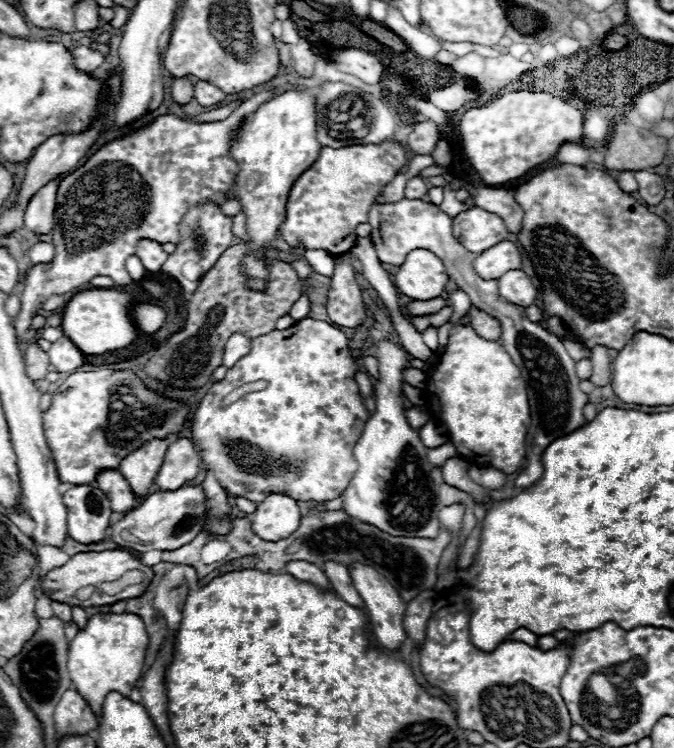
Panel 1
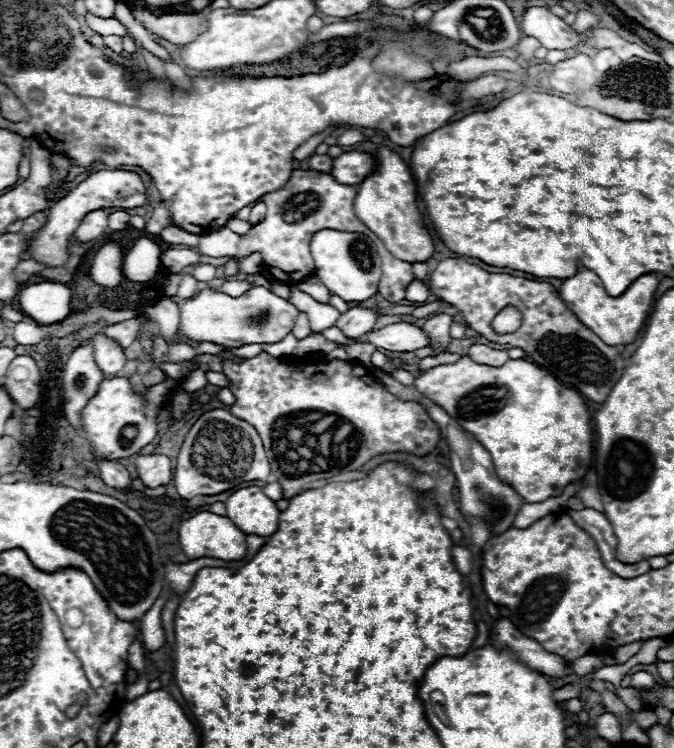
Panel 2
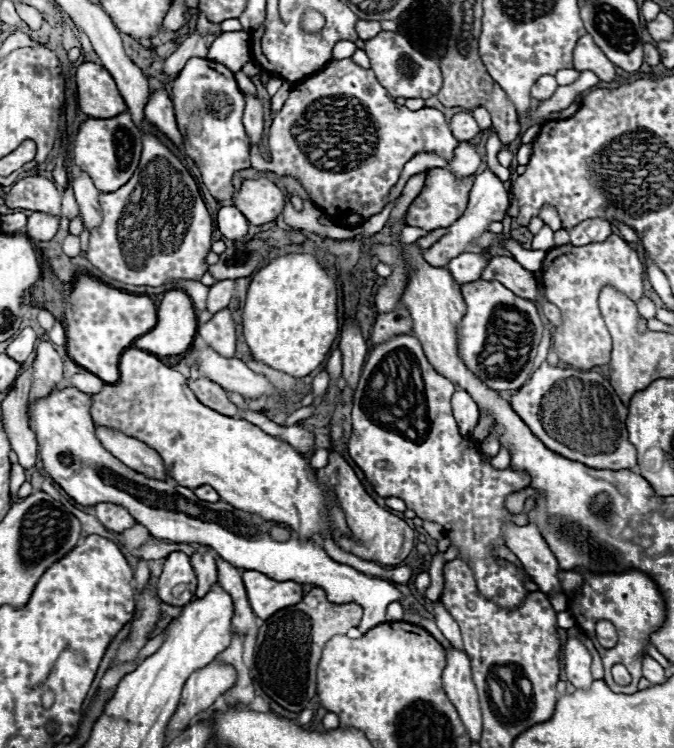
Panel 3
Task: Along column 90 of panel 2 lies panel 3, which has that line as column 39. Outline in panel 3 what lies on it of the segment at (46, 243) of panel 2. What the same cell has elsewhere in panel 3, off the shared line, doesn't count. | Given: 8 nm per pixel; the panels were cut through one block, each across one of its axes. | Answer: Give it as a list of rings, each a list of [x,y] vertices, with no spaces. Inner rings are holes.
[[[26,176],[18,180],[8,194],[2,196],[8,208],[24,208],[32,212],[60,214],[62,194],[56,184],[44,176]]]

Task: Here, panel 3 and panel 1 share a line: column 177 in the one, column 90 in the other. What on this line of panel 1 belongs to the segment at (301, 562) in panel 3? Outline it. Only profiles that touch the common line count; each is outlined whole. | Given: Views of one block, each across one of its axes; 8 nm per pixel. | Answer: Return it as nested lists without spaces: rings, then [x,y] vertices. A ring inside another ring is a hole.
[[[78,484],[64,492],[68,506],[68,536],[80,544],[100,542],[110,526],[110,502],[96,486]]]

